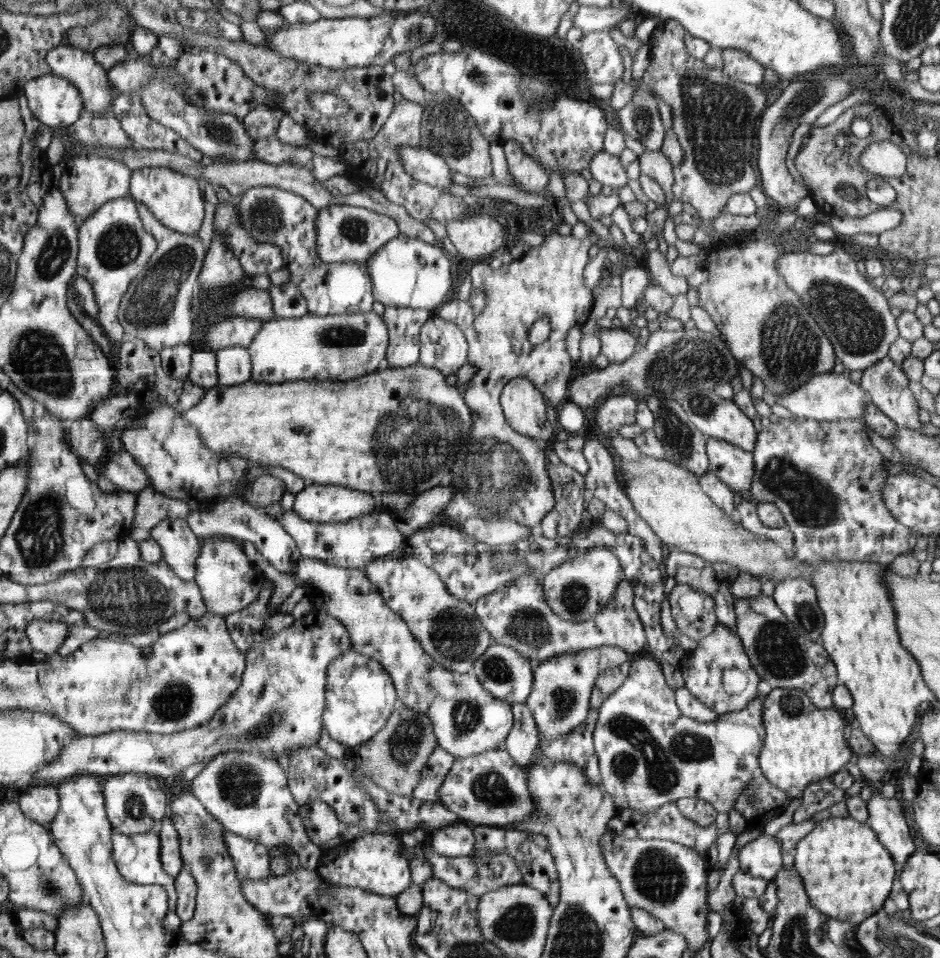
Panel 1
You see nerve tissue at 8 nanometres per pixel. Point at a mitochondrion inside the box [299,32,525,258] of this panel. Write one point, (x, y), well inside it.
(447, 129)

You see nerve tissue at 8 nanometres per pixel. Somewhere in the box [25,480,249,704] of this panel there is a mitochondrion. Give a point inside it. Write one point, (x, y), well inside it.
(129, 599)

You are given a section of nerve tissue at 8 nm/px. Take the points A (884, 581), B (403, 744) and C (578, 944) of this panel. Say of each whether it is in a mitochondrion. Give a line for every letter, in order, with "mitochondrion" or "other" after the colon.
A: other
B: mitochondrion
C: mitochondrion

